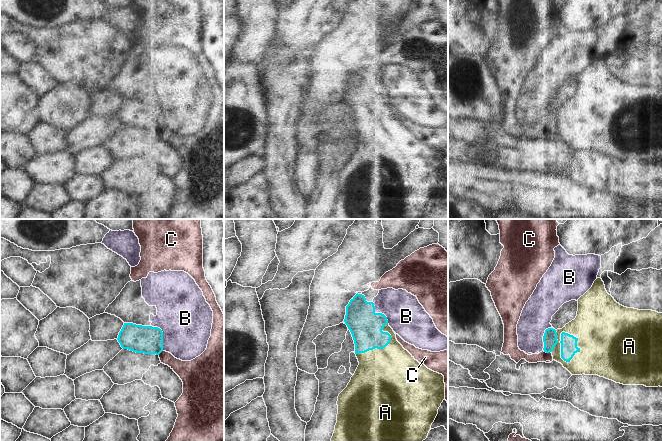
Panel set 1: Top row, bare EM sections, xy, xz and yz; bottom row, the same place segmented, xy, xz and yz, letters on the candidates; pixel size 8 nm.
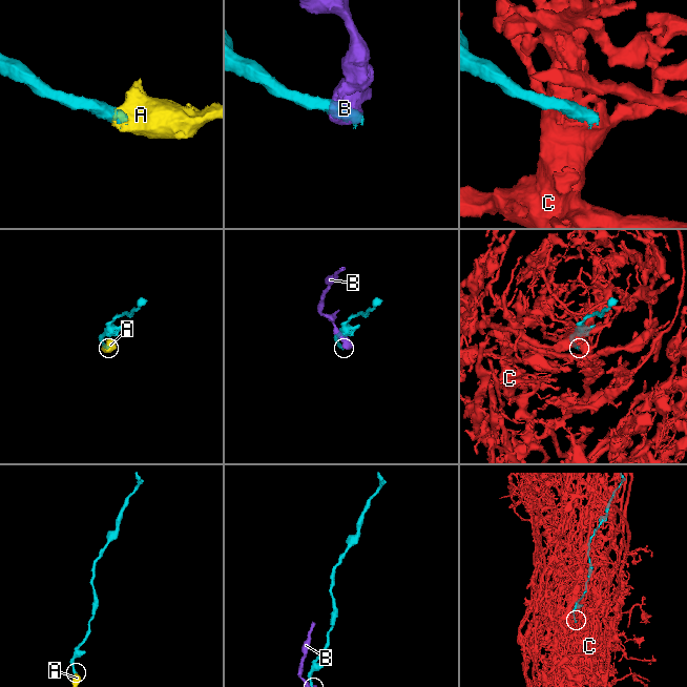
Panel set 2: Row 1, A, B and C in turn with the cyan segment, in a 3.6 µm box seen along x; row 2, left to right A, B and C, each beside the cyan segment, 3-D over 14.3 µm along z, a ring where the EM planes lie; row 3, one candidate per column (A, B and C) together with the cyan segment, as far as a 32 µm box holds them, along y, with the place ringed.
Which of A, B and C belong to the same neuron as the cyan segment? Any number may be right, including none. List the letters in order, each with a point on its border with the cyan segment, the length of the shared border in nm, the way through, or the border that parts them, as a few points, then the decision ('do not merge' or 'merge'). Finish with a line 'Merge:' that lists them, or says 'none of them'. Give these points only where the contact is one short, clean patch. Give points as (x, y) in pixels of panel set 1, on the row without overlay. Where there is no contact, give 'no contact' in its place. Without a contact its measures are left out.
A: yz (561, 124) | 280 nm | across yz (568, 118), (561, 124), (568, 137), (591, 116) | merge
B: xy (162, 111) | 240 nm | do not merge
C: yz (547, 128) | 60 nm | do not merge
Merge: A

